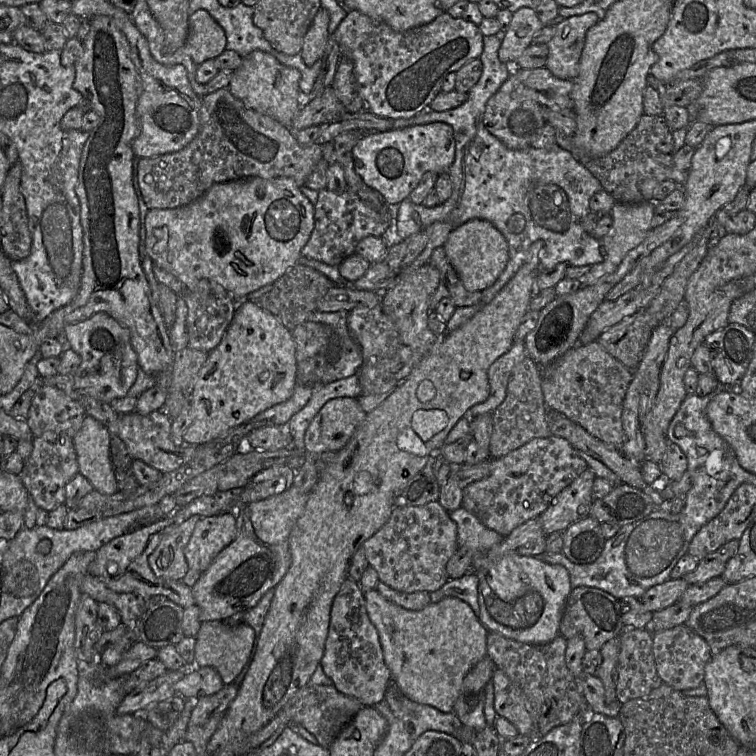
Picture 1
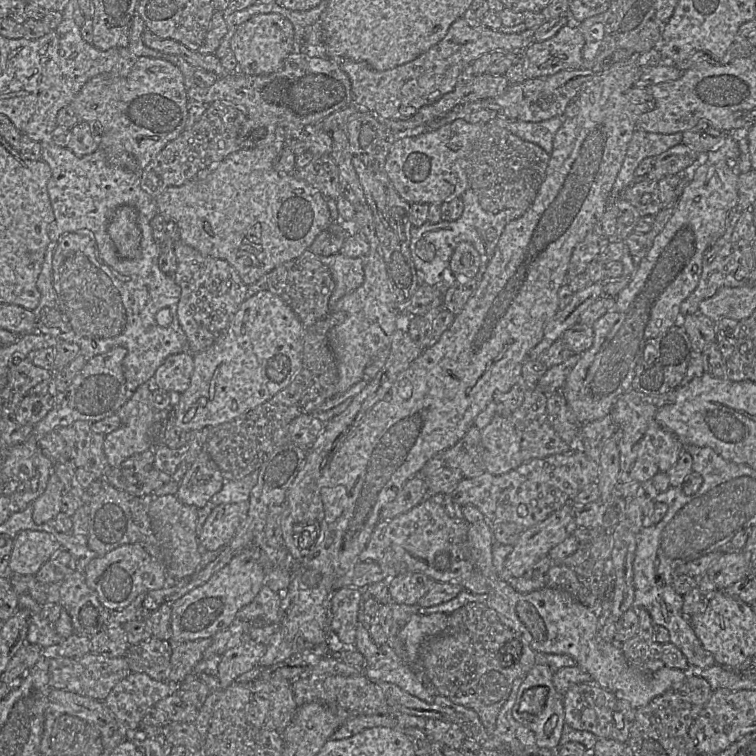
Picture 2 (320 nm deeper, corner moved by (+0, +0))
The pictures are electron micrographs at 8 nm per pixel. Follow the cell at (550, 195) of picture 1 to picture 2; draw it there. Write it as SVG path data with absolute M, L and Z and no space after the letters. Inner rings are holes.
M495 118L483 124L470 154L470 188L487 212L497 213L509 208L528 210L545 178L550 154L497 126Z

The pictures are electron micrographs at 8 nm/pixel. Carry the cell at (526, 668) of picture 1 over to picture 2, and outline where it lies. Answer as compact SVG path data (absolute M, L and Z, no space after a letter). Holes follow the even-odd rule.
M594 682L573 685L563 695L565 723L573 729L591 732L598 738L610 738L616 704L616 696Z

